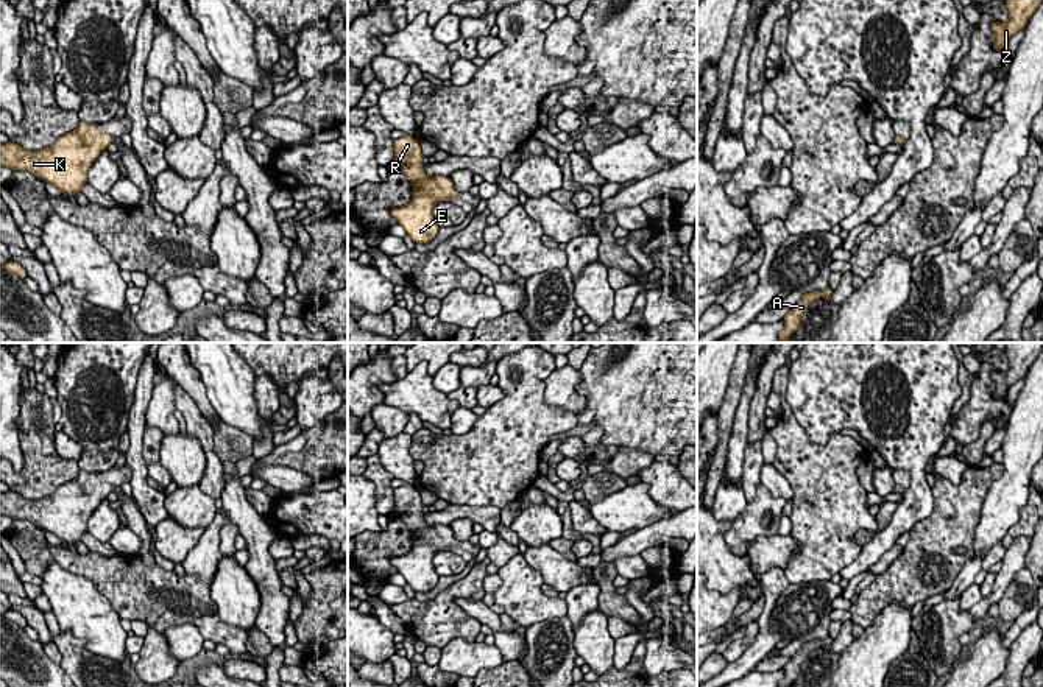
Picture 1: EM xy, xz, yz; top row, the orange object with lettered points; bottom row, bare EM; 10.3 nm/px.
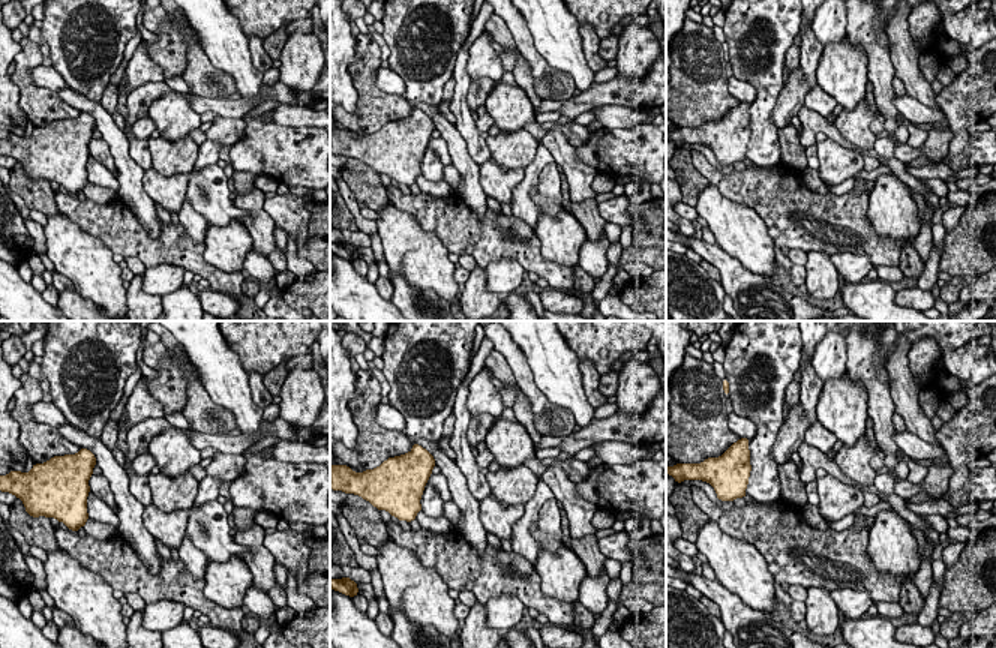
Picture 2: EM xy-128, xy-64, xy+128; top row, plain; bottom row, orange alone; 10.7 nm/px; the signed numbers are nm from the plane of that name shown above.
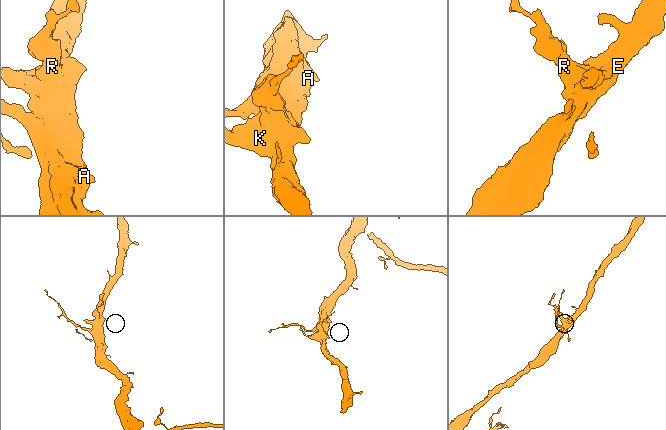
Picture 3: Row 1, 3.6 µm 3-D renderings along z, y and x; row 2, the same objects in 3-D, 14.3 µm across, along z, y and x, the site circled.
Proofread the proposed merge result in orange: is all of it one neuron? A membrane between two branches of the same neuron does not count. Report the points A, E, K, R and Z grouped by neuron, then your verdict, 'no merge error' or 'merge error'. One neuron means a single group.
A E K R Z | no merge error

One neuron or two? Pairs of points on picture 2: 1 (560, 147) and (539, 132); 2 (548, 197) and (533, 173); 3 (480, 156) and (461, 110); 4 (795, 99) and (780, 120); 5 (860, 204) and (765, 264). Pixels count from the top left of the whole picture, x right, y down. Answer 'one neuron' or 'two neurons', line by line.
1: two neurons
2: two neurons
3: one neuron
4: one neuron
5: two neurons

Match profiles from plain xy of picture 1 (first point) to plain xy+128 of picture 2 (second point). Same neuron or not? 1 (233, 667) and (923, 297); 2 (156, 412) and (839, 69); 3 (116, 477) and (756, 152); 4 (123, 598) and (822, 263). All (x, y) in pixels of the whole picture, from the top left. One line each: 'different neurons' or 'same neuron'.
1: same neuron
2: different neurons
3: different neurons
4: different neurons

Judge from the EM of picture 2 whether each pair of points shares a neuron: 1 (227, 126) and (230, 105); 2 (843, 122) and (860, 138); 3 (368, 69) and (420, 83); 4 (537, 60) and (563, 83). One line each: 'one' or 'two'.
1: two
2: one
3: two
4: one

